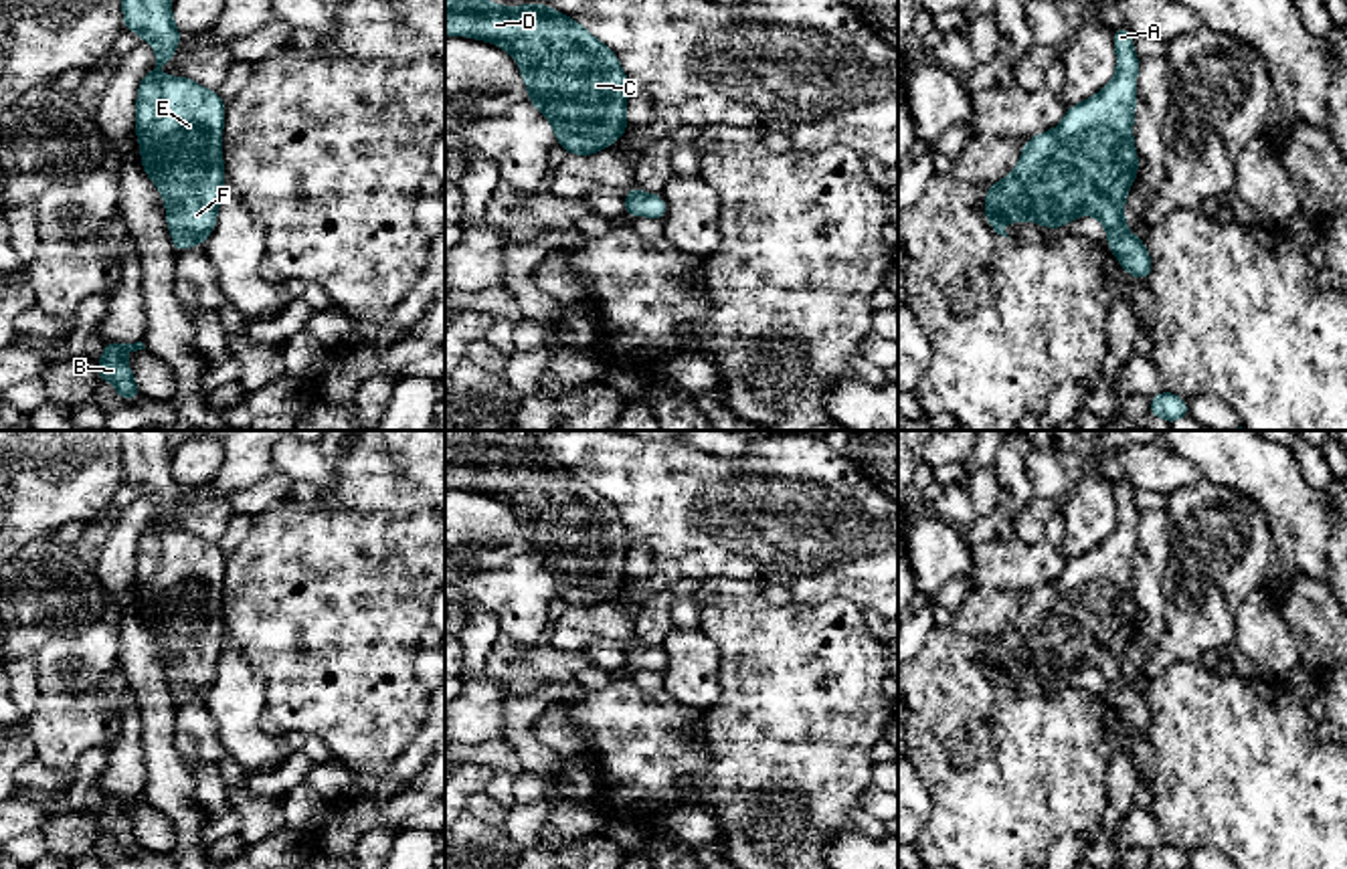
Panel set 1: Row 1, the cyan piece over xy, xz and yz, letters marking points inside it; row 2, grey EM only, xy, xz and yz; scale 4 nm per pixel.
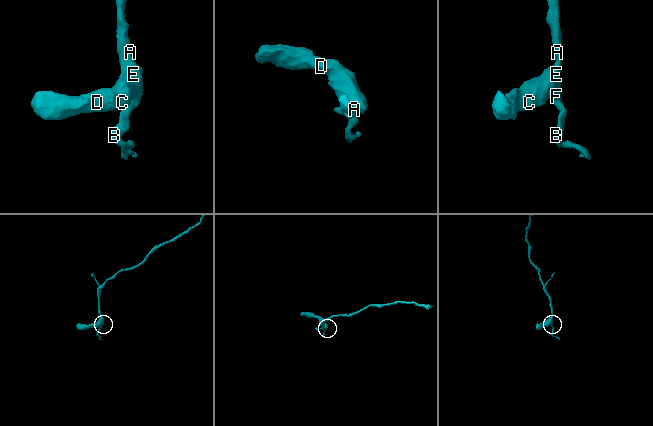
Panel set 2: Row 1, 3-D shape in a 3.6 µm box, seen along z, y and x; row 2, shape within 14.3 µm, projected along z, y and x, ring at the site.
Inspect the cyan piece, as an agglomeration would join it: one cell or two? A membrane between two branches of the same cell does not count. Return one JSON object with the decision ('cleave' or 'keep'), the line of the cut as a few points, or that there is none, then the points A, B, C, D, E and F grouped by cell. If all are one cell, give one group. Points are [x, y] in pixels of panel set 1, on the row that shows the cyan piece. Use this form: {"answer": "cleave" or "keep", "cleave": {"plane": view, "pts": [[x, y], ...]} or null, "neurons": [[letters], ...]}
{"answer": "keep", "cleave": null, "neurons": [["A", "B", "C", "D", "E", "F"]]}

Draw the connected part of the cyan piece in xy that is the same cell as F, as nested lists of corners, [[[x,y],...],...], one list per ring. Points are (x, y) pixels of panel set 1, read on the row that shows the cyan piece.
[[[121,0],[123,28],[158,49],[152,69],[144,75],[136,103],[136,133],[142,148],[142,170],[152,178],[166,202],[166,222],[174,253],[204,245],[216,224],[224,186],[222,123],[224,99],[186,77],[158,77],[156,67],[172,61],[182,32],[172,20],[172,0]]]

